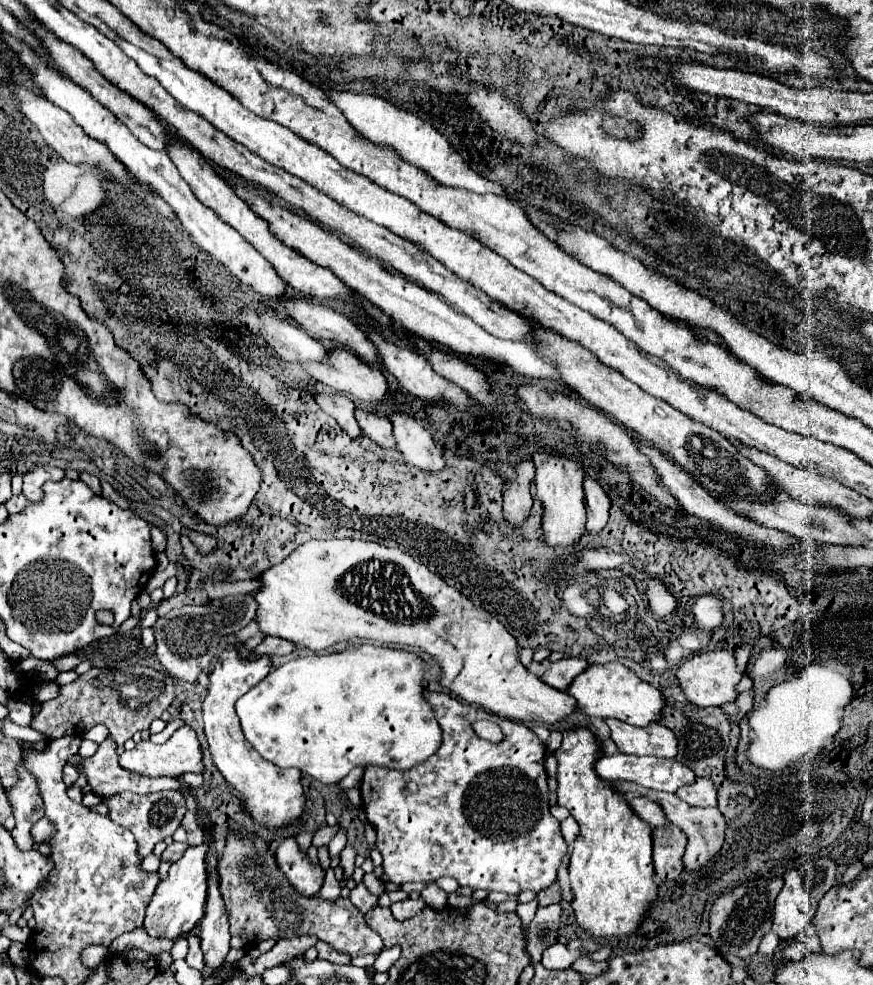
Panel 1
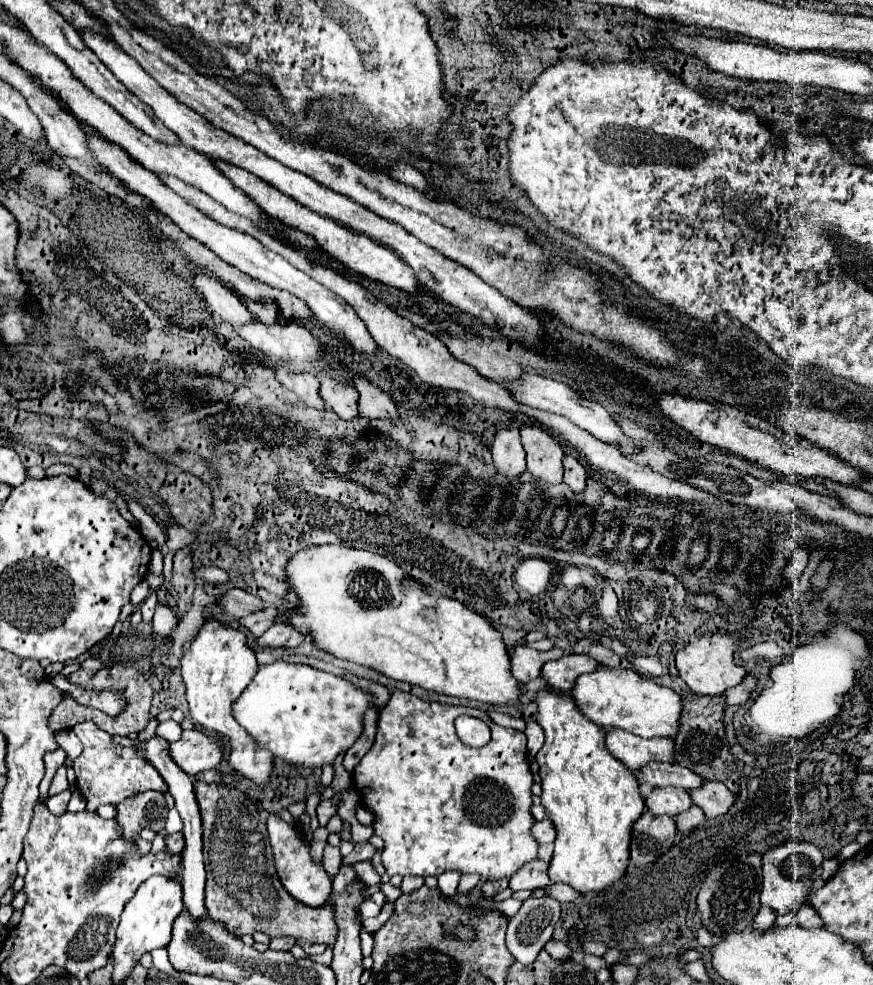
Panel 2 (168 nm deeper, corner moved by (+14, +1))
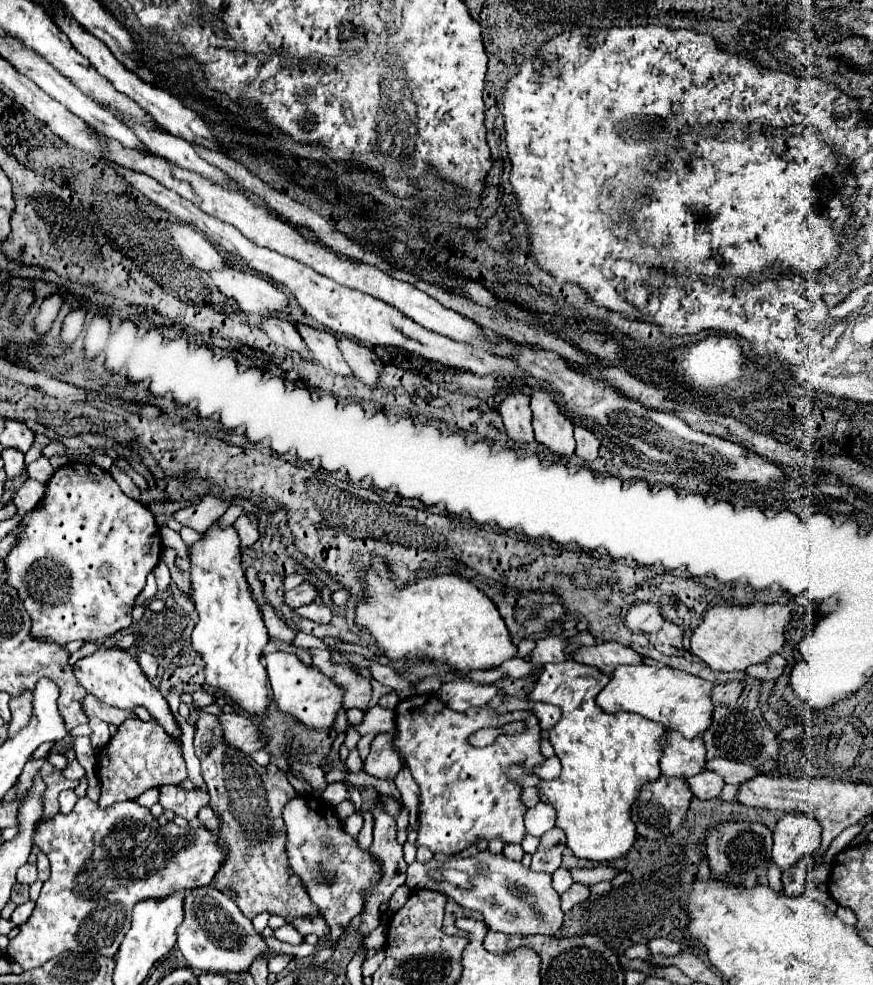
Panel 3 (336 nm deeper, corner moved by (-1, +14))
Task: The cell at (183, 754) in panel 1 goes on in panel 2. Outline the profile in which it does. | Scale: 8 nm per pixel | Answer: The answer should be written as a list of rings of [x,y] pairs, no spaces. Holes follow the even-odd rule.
[[[184,730],[180,740],[168,742],[168,754],[188,776],[212,770],[224,758],[220,744],[196,730]]]

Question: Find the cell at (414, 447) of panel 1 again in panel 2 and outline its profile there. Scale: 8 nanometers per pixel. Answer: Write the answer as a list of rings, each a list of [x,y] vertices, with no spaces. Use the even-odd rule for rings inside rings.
[[[356,378],[354,386],[360,394],[360,414],[364,418],[370,418],[370,420],[382,418],[382,420],[390,420],[394,424],[400,422],[398,406],[386,392],[382,392],[378,386],[374,386],[362,378]]]

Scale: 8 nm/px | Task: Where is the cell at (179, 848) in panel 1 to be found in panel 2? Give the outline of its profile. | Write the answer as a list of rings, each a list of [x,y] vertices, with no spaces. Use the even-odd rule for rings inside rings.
[[[180,832],[166,836],[166,852],[168,854],[180,854],[182,848],[184,848],[184,836]]]

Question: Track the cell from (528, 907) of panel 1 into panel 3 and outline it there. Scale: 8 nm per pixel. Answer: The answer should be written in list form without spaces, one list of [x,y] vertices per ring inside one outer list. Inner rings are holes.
[[[559,827],[549,829],[541,839],[539,839],[539,847],[533,853],[533,863],[531,869],[535,871],[545,871],[545,873],[553,873],[555,869],[561,867],[561,857],[565,851],[565,833]]]

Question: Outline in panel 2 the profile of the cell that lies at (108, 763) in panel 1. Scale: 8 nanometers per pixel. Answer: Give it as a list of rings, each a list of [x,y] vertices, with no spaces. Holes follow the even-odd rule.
[[[80,722],[72,730],[84,746],[82,754],[74,760],[74,772],[76,772],[76,786],[86,800],[86,810],[94,812],[100,804],[116,804],[132,794],[146,790],[166,792],[160,774],[156,774],[156,770],[152,770],[152,764],[144,760],[140,754],[136,754],[134,748],[112,744],[110,734],[100,730],[94,722]]]

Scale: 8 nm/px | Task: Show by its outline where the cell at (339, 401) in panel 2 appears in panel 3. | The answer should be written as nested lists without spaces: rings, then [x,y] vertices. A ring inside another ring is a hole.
[[[295,323],[295,329],[303,337],[311,355],[321,365],[325,365],[327,369],[331,369],[331,371],[335,371],[337,375],[343,375],[343,377],[351,375],[351,369],[343,361],[343,357],[339,353],[339,347],[337,347],[337,337],[333,333],[323,331],[323,329],[313,329],[313,327],[301,325],[301,323]]]

